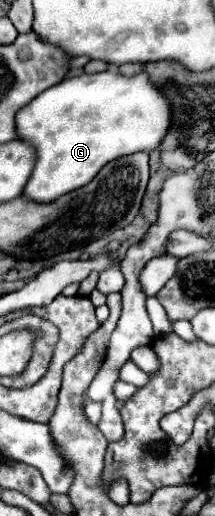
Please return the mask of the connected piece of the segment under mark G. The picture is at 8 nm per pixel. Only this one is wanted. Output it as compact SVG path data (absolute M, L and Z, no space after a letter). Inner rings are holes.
M102 71L68 77L34 97L16 113L16 137L30 143L36 151L36 165L22 195L34 203L52 203L58 197L88 185L106 163L136 151L156 149L164 131L168 131L168 103L164 103L164 95L148 83L148 75L124 77L116 71Z

